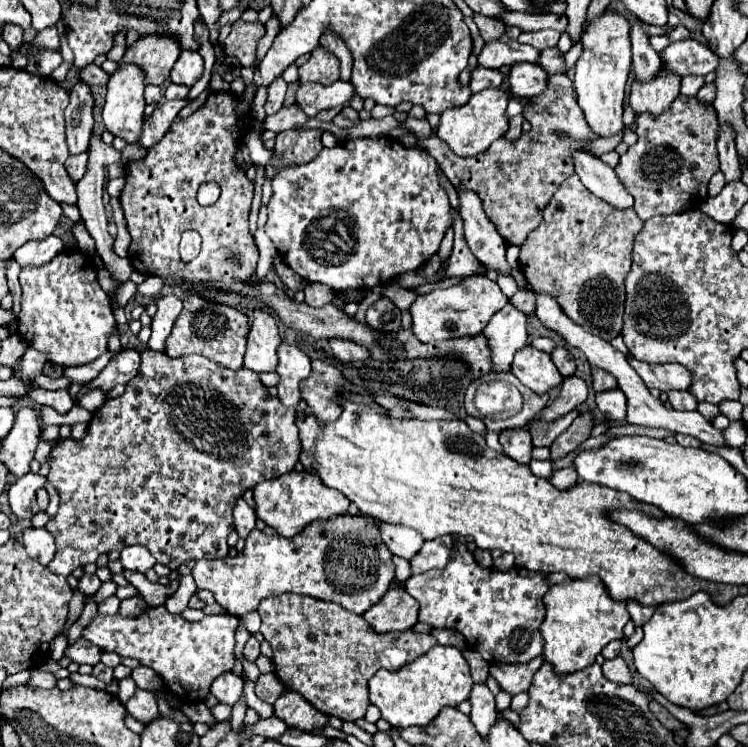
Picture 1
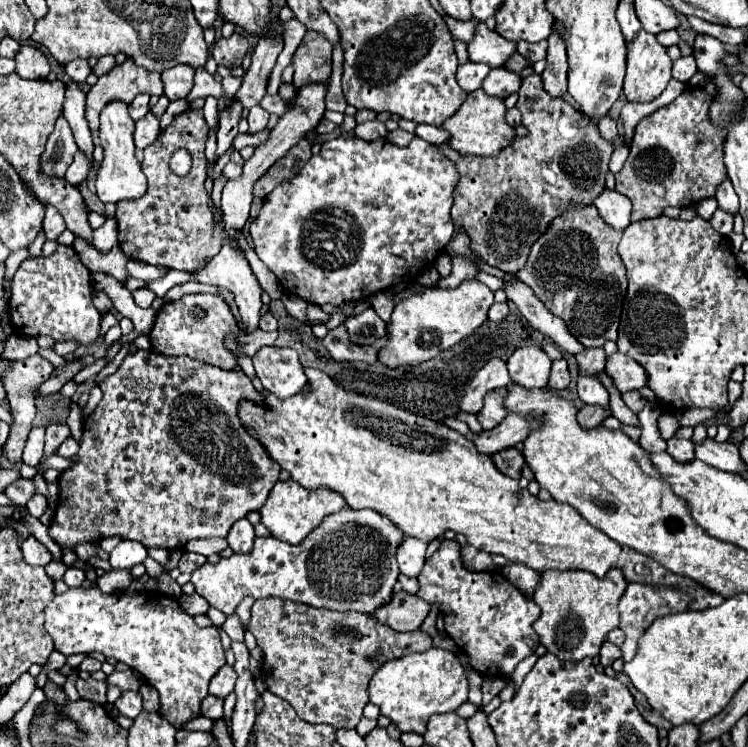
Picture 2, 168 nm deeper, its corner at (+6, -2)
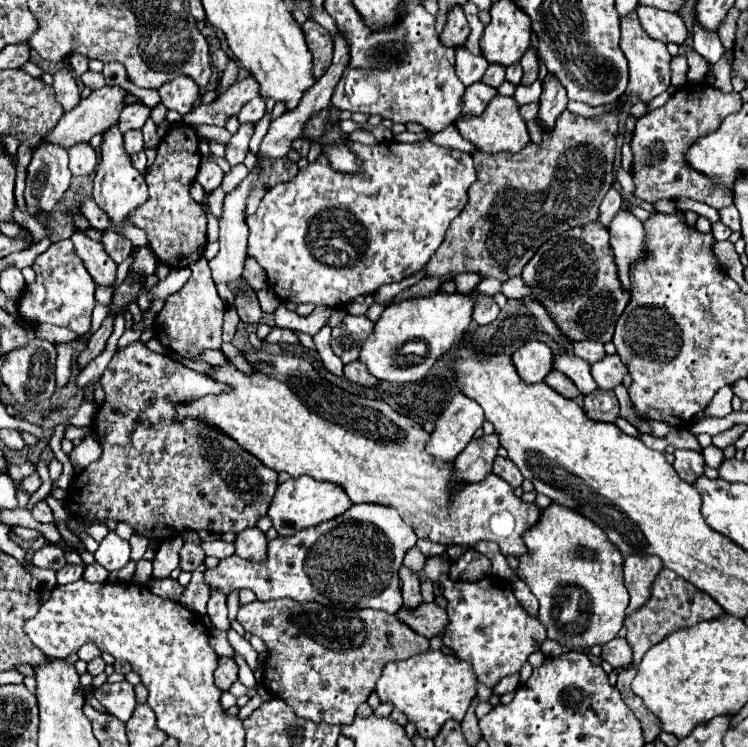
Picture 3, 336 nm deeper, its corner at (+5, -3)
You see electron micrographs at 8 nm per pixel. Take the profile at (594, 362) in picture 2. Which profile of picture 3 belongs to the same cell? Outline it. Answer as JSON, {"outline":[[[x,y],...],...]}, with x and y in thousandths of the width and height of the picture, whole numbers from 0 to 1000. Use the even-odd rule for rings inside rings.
{"outline":[[[767,458],[767,474],[789,487],[794,487],[810,477],[807,463],[802,458]]]}

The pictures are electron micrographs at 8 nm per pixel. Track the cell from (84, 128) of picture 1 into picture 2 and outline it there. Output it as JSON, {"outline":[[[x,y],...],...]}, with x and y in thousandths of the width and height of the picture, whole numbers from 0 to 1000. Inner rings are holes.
{"outline":[[[79,157],[74,175],[66,181],[60,202],[55,207],[57,234],[87,240],[87,229],[90,229],[92,218],[98,216],[100,202],[103,202],[103,191],[98,186],[95,170],[87,162],[87,157]]]}

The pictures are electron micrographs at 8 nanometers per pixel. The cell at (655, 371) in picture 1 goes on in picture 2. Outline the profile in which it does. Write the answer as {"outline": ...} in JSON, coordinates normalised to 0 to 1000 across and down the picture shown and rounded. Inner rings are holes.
{"outline":[[[833,473],[811,475],[809,499],[817,505],[820,515],[830,526],[857,521],[857,518],[862,518],[862,510],[865,510],[865,502],[857,491],[852,491],[852,483],[846,483],[844,478],[838,478]]]}

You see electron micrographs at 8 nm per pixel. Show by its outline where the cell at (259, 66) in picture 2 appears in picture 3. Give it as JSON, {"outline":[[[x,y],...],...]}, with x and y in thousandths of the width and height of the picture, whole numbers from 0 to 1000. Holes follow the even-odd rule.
{"outline":[[[334,99],[326,107],[310,112],[297,129],[291,129],[283,139],[265,139],[259,142],[243,161],[246,163],[265,163],[265,166],[286,166],[299,169],[310,153],[318,153],[321,145],[334,137],[340,129],[348,129],[348,112]]]}

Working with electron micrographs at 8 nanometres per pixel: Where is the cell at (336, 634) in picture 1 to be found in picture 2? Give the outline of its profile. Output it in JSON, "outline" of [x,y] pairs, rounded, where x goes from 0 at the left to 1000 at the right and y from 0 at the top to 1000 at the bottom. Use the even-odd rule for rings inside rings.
{"outline":[[[360,799],[341,805],[336,813],[333,845],[341,850],[344,863],[352,869],[352,890],[349,890],[349,909],[362,928],[389,941],[394,954],[410,968],[434,968],[448,976],[472,976],[483,957],[485,946],[493,938],[491,917],[499,909],[499,901],[520,882],[533,882],[547,874],[566,874],[576,869],[576,853],[563,842],[549,847],[533,847],[504,829],[496,821],[477,821],[477,818],[440,818],[424,815],[405,807]]]}

